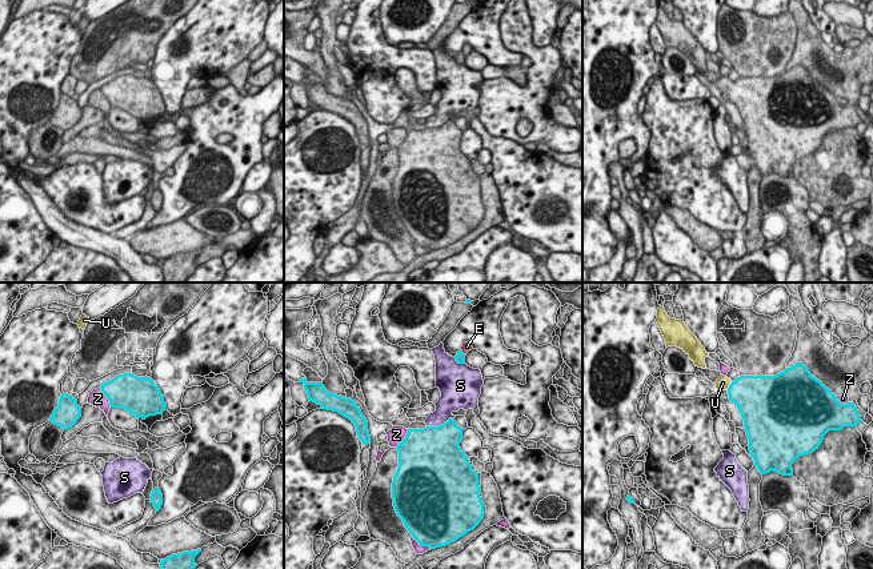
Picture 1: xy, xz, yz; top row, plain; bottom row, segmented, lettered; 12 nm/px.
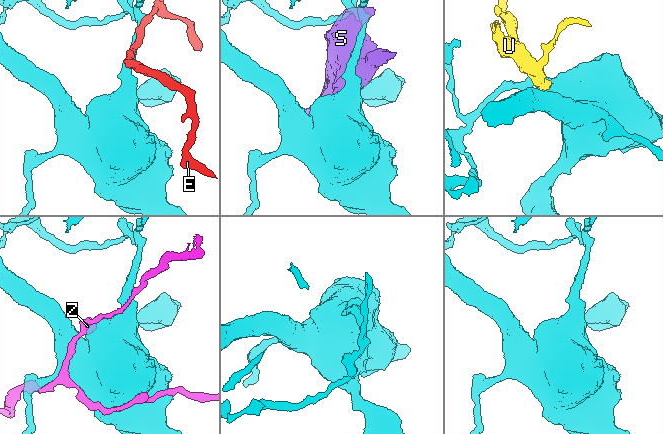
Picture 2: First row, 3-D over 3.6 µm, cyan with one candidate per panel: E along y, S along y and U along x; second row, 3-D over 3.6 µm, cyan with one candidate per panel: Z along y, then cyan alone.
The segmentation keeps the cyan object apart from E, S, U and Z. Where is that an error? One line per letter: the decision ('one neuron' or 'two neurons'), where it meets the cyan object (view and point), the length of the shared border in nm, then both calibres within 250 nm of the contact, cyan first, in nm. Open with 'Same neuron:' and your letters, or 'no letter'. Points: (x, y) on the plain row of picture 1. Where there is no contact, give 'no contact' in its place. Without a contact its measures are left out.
Same neuron: U
E: two neurons | xz (461, 53) | 100 nm | 130/120 nm
S: two neurons | xz (440, 127) | 360 nm | 480/220 nm
U: one neuron | yz (729, 87) | 130 nm | 420/170 nm
Z: two neurons | xy (107, 99) | 280 nm | 420/200 nm

